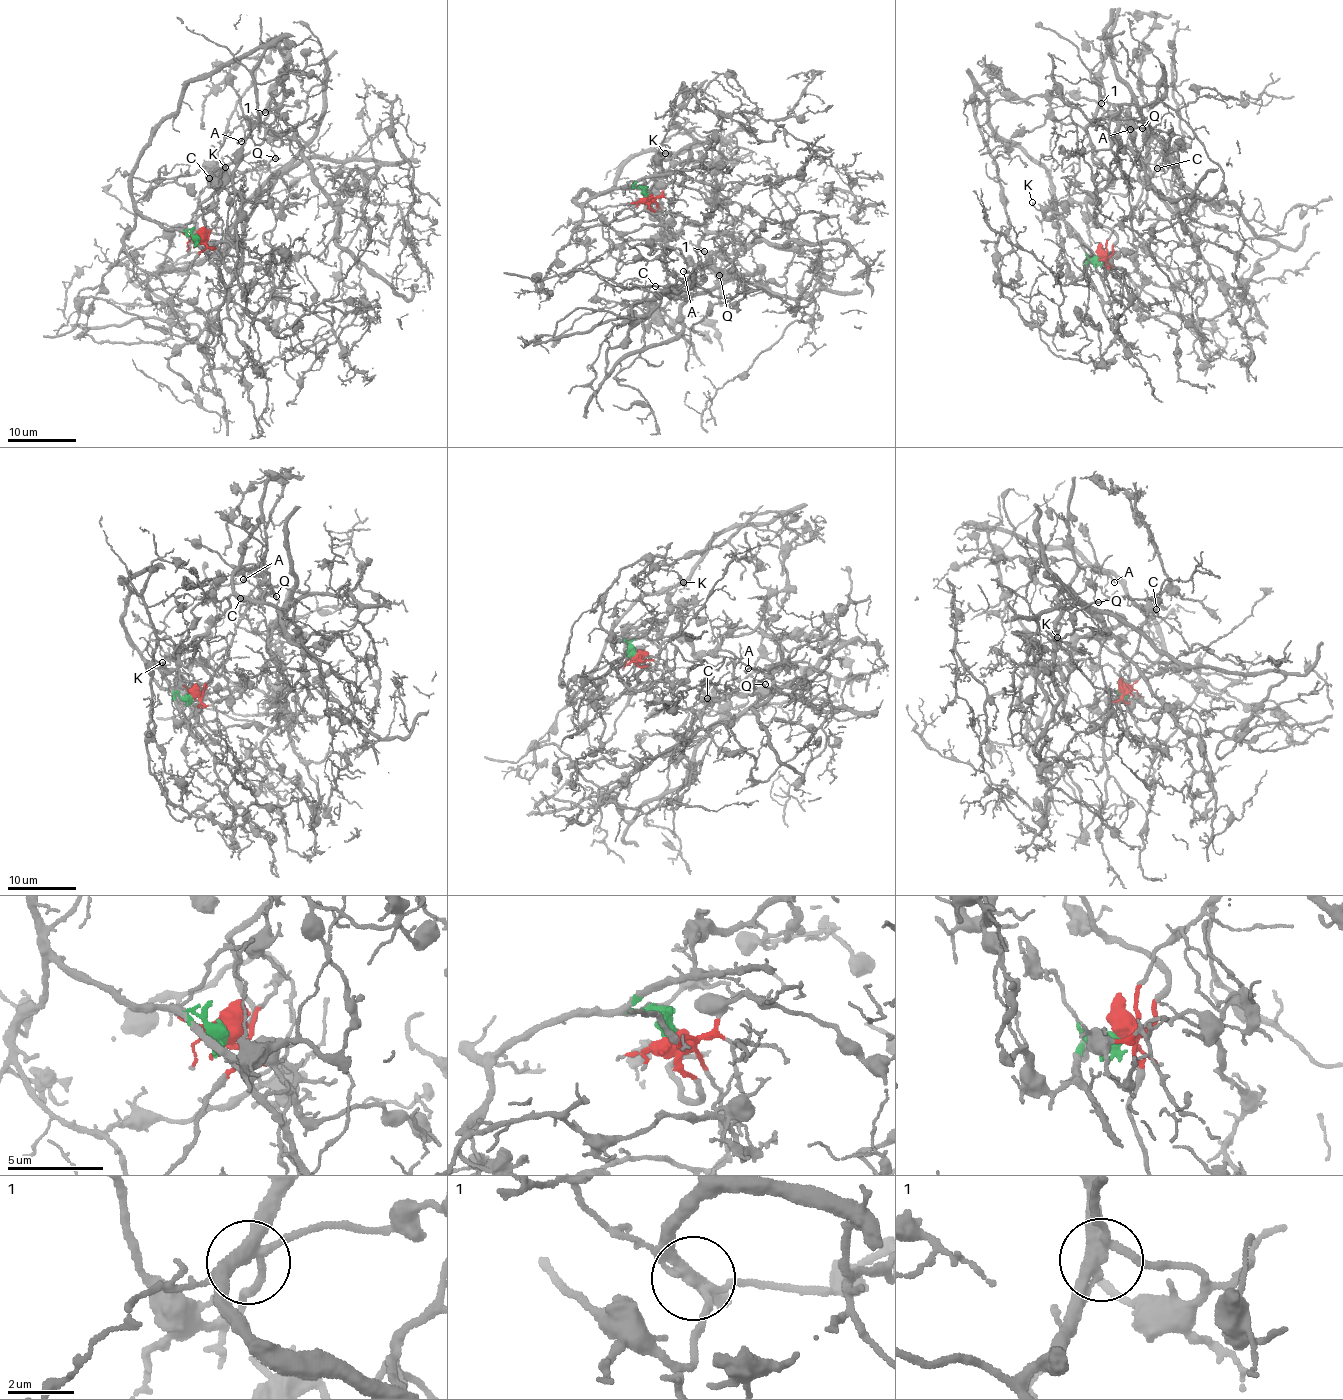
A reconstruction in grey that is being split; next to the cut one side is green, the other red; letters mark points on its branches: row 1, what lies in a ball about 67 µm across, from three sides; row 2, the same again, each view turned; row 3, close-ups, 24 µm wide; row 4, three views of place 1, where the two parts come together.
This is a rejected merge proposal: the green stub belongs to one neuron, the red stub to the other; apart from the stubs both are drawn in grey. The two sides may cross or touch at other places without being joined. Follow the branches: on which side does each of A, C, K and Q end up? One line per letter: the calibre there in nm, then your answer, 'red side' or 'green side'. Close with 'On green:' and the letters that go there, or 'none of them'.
A: 130 nm thick; red side
C: 130 nm thick; red side
K: 180 nm thick; red side
Q: 100 nm thick; green side
On green: Q

